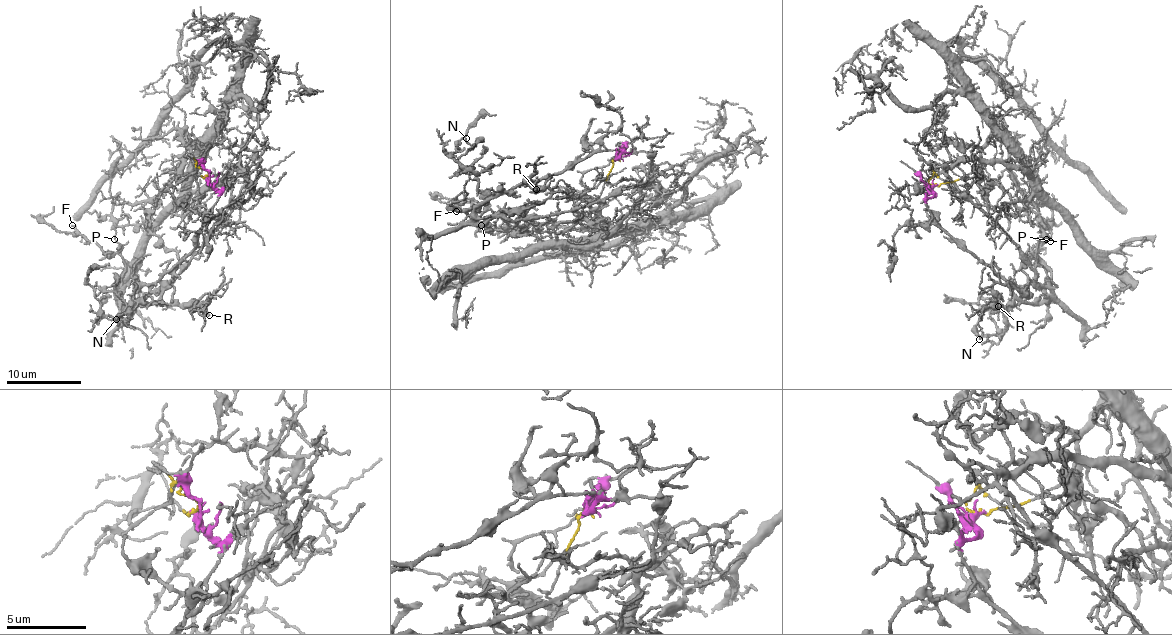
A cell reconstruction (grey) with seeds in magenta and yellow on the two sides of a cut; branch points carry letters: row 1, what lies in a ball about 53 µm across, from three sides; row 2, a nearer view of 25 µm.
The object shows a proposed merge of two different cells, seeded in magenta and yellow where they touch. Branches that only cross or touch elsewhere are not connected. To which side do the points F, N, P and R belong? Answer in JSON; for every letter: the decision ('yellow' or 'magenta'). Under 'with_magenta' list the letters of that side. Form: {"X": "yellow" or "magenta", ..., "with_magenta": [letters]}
{"F": "magenta", "N": "magenta", "P": "magenta", "R": "magenta", "with_magenta": ["F", "N", "P", "R"]}

